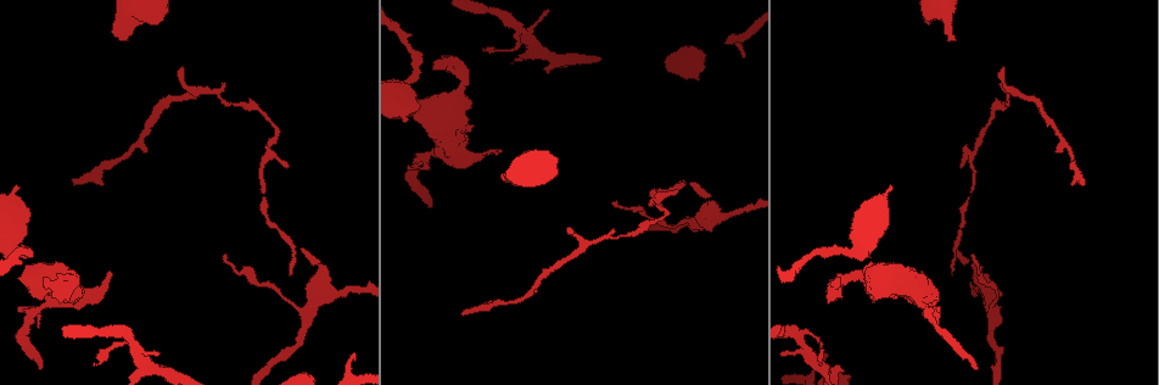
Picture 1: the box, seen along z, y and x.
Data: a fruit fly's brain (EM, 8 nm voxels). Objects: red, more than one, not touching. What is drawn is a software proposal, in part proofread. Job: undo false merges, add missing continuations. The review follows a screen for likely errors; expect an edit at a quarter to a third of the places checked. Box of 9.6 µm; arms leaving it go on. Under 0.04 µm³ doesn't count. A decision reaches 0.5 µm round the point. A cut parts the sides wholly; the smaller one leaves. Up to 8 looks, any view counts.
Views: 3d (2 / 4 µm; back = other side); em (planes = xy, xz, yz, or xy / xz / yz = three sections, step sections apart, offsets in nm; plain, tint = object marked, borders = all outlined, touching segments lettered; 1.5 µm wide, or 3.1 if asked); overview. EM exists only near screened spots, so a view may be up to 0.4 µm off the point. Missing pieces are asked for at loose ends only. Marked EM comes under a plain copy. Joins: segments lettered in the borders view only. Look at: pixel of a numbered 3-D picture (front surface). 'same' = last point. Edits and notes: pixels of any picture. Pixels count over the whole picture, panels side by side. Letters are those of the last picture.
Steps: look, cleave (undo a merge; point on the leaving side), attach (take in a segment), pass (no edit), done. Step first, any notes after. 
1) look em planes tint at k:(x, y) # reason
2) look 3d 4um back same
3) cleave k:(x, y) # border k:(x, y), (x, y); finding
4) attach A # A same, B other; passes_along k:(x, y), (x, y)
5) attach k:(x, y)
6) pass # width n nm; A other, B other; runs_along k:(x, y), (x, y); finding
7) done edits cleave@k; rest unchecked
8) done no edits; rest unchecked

look em yz step 8 borders at 1:(183, 69) # branch stops here

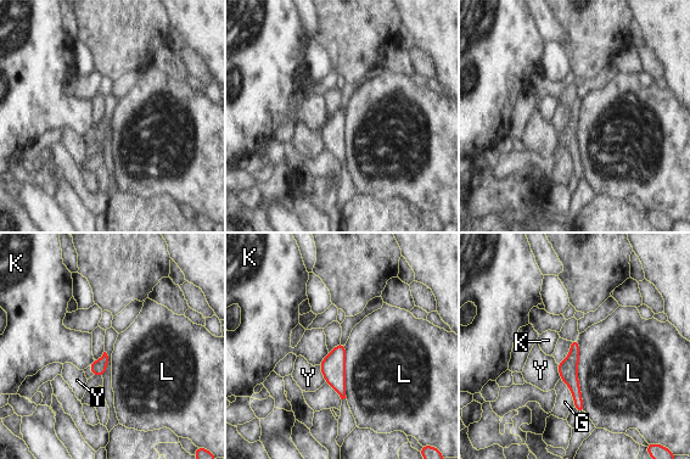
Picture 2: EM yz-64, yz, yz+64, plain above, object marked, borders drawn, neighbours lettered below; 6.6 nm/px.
look em planes borders same

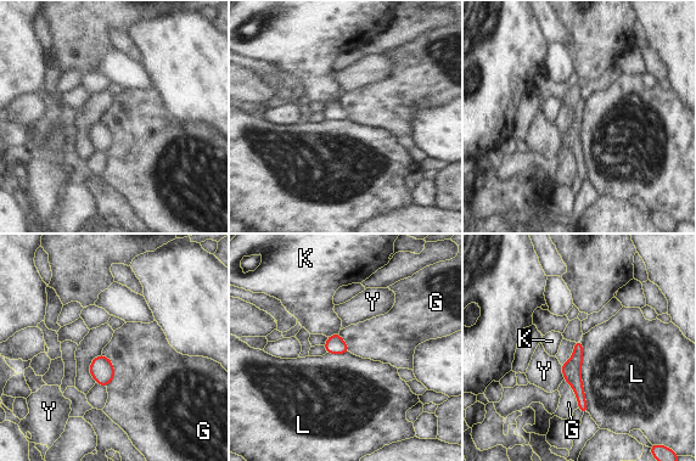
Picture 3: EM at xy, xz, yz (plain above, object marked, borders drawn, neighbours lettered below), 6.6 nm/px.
pass # G other, K other, L other, Y other; border 3:(581, 339), (582, 387), (588, 411); none of them fits

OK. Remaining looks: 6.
look 3d 4um at 1:(122, 40) # thick end

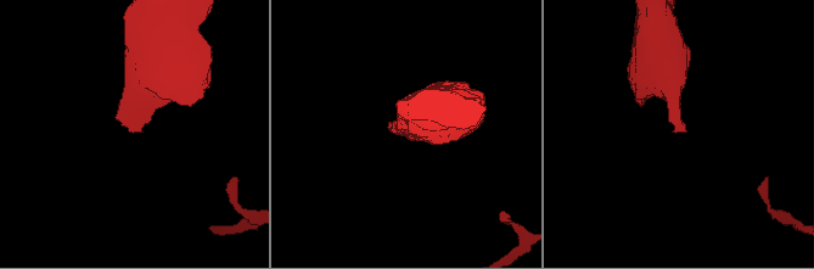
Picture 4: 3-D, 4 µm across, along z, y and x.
look em xy step 8 borders at 4:(131, 132)

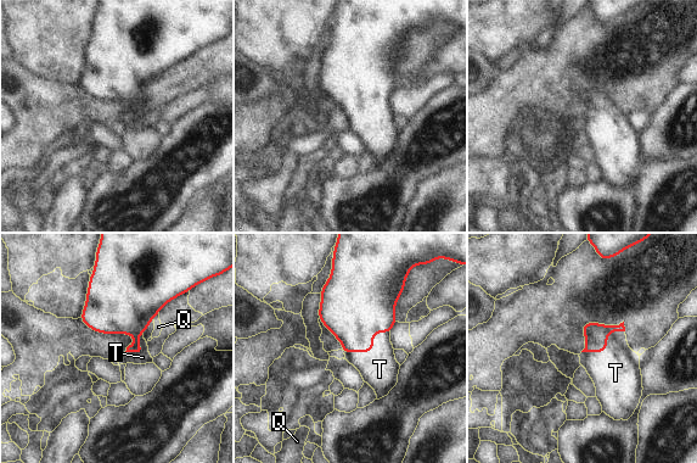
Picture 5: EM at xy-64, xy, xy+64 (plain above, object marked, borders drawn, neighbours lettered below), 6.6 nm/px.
look em planes borders same # another direction

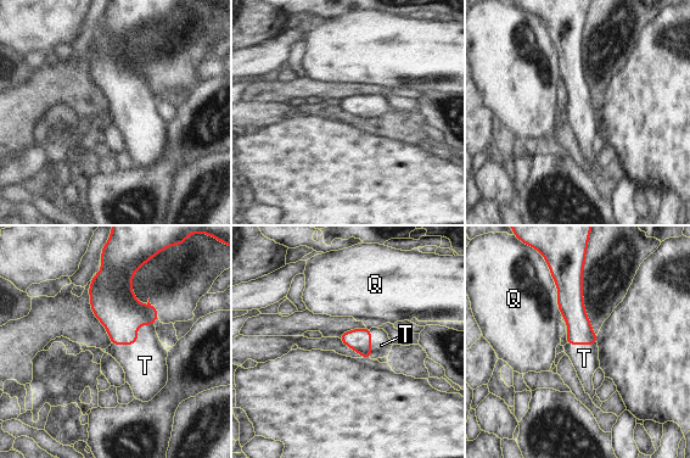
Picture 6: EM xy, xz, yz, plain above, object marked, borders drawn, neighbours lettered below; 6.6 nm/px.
attach T # Q other, T same; passes_along 6:(117, 308), (136, 340), (145, 366); the neuron continues

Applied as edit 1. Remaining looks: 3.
look 3d 2um at 1:(27, 249) # abrupt turn

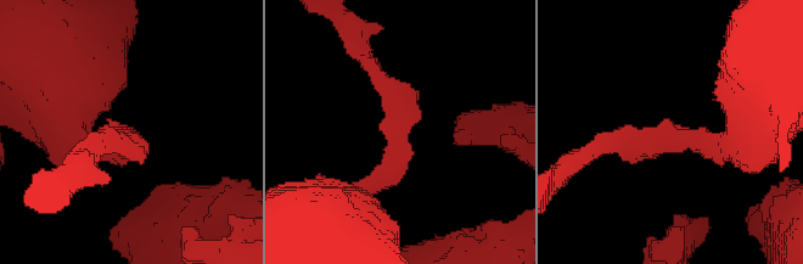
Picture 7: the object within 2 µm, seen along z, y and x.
look em yz step 4 borders at 7:(659, 140)

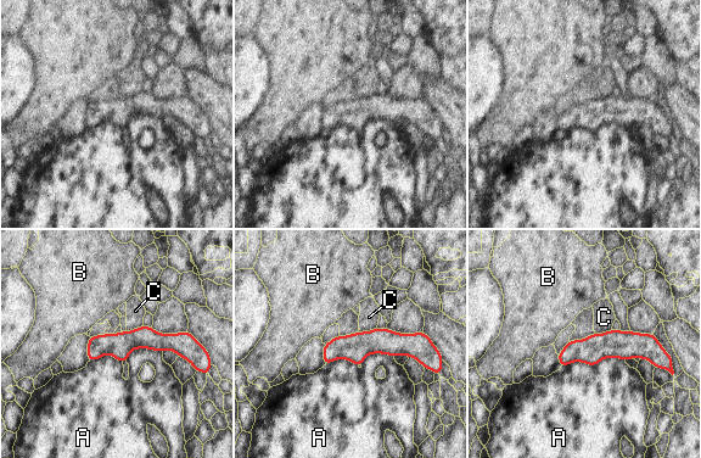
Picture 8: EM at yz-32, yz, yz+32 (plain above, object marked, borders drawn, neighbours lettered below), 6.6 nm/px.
pass # width 160 nm; A other, B other, C other; runs_along 8:(91, 339), (177, 341), (205, 367); one neuron here

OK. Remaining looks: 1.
done edits attach@6; rest unchecked

